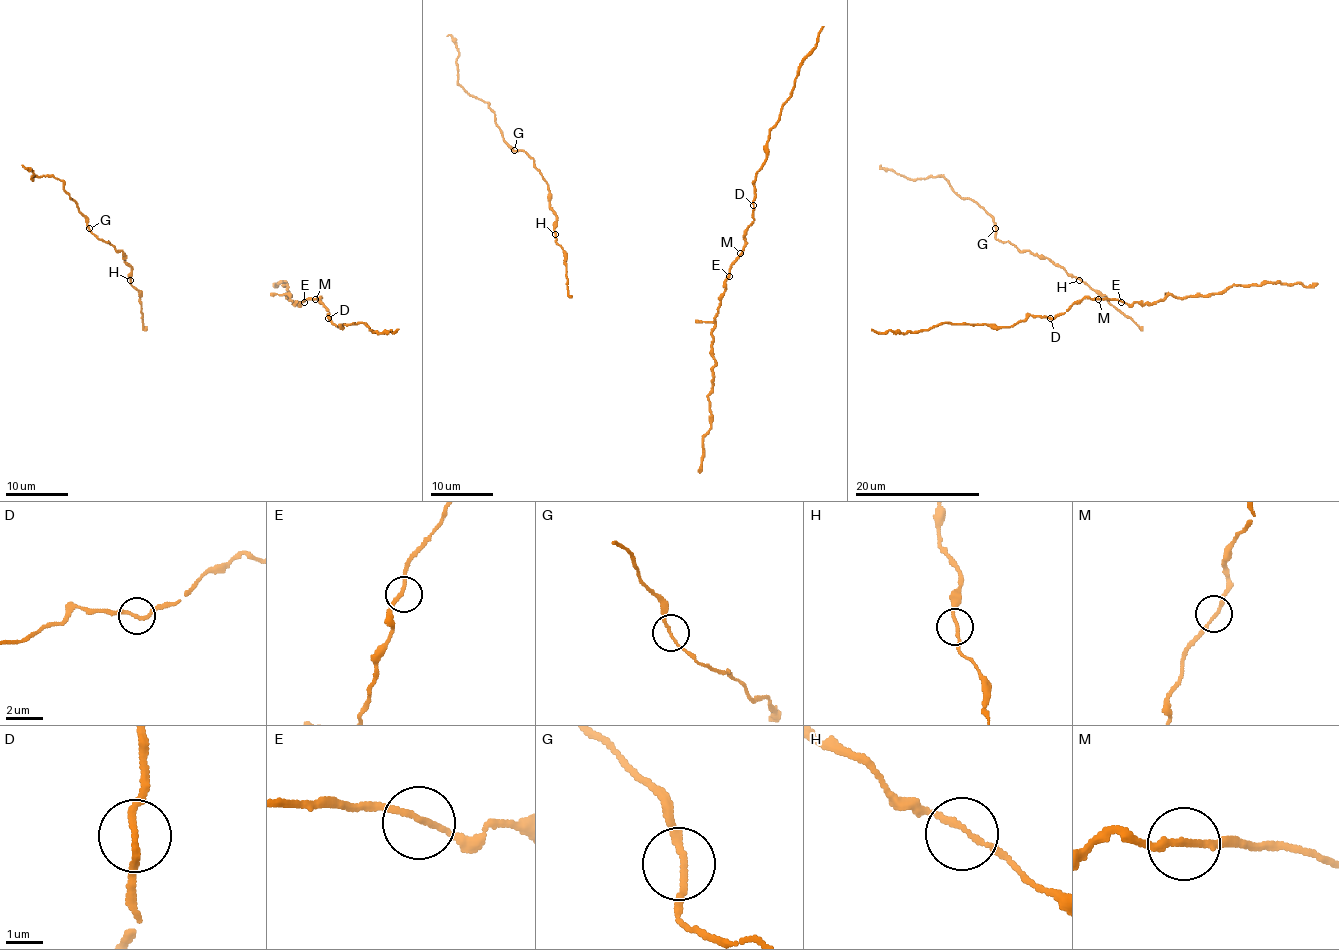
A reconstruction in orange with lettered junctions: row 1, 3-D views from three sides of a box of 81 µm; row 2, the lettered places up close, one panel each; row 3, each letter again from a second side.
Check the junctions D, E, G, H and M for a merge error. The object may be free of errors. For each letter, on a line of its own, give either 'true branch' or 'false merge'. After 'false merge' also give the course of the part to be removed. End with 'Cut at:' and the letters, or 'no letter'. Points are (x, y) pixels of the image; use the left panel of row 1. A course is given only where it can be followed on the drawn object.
D: true branch
E: true branch
G: true branch
H: true branch
M: true branch
Cut at: no letter

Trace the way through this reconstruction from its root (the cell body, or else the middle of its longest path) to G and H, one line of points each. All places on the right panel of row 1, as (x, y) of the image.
G: (1142, 327), (1062, 267), (997, 239), (995, 228)
H: (1142, 327), (1079, 280)

